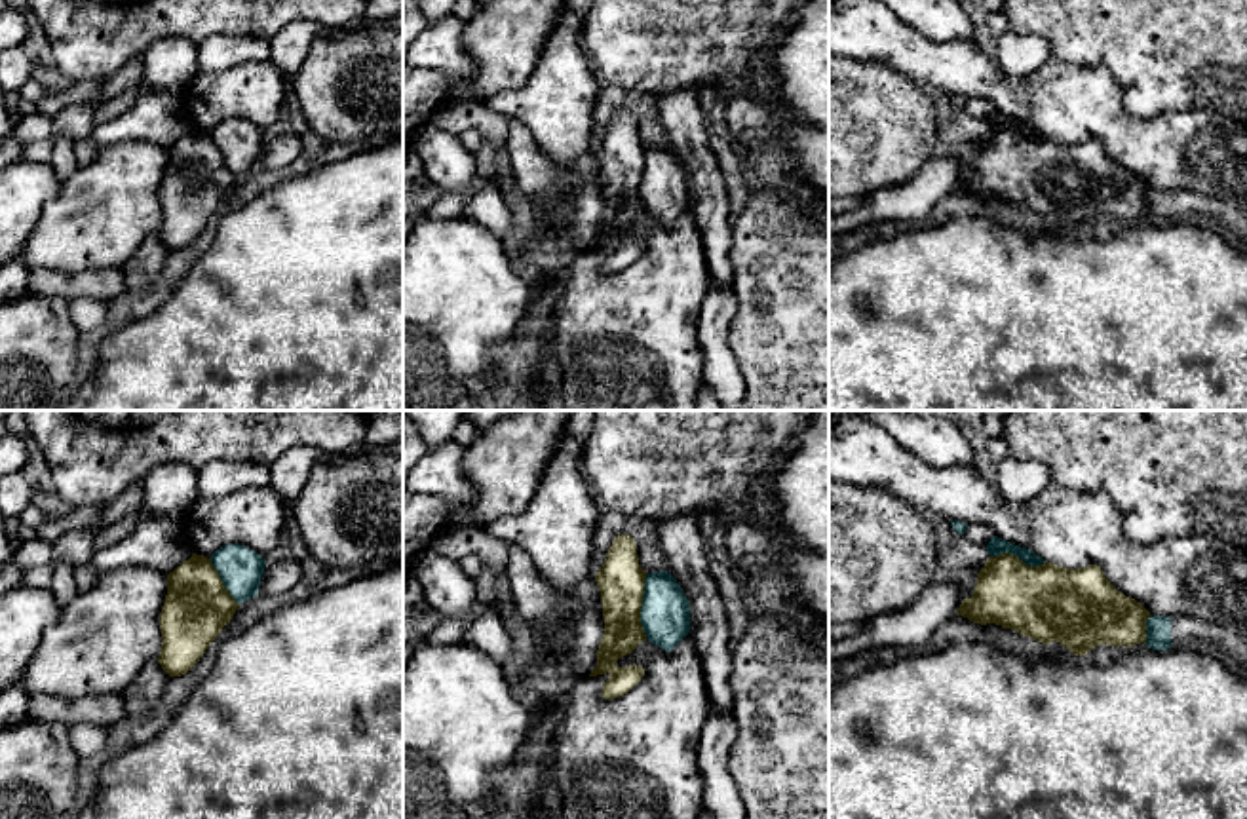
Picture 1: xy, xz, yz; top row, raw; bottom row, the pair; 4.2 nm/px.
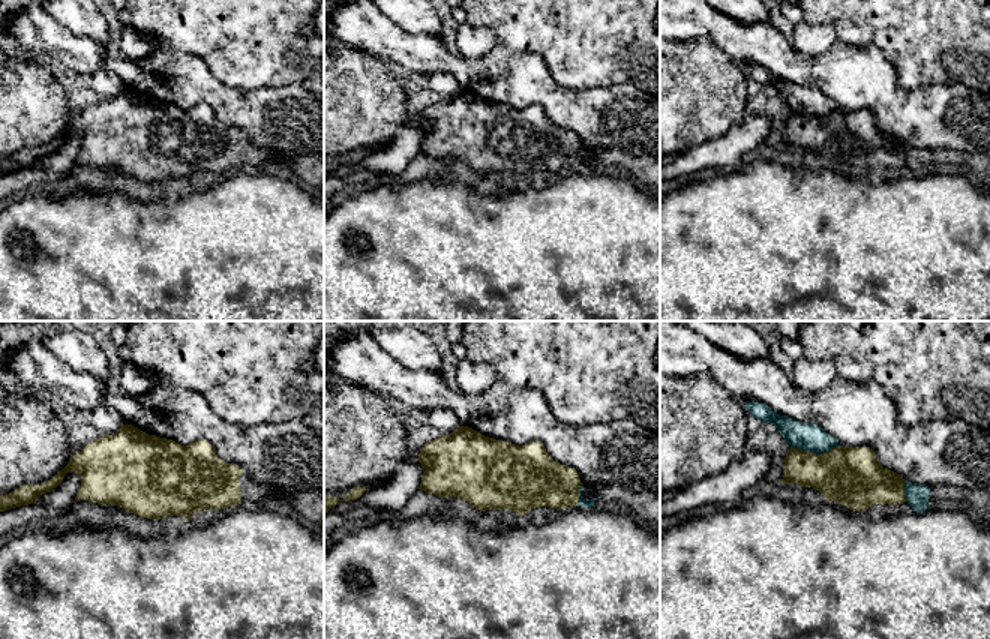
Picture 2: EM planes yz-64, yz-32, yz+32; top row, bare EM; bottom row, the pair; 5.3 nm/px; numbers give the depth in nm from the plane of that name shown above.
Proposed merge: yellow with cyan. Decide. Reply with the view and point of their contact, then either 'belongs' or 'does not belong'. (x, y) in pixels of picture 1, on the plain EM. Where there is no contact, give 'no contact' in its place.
meets yellow in xz at (641, 179); does not belong

